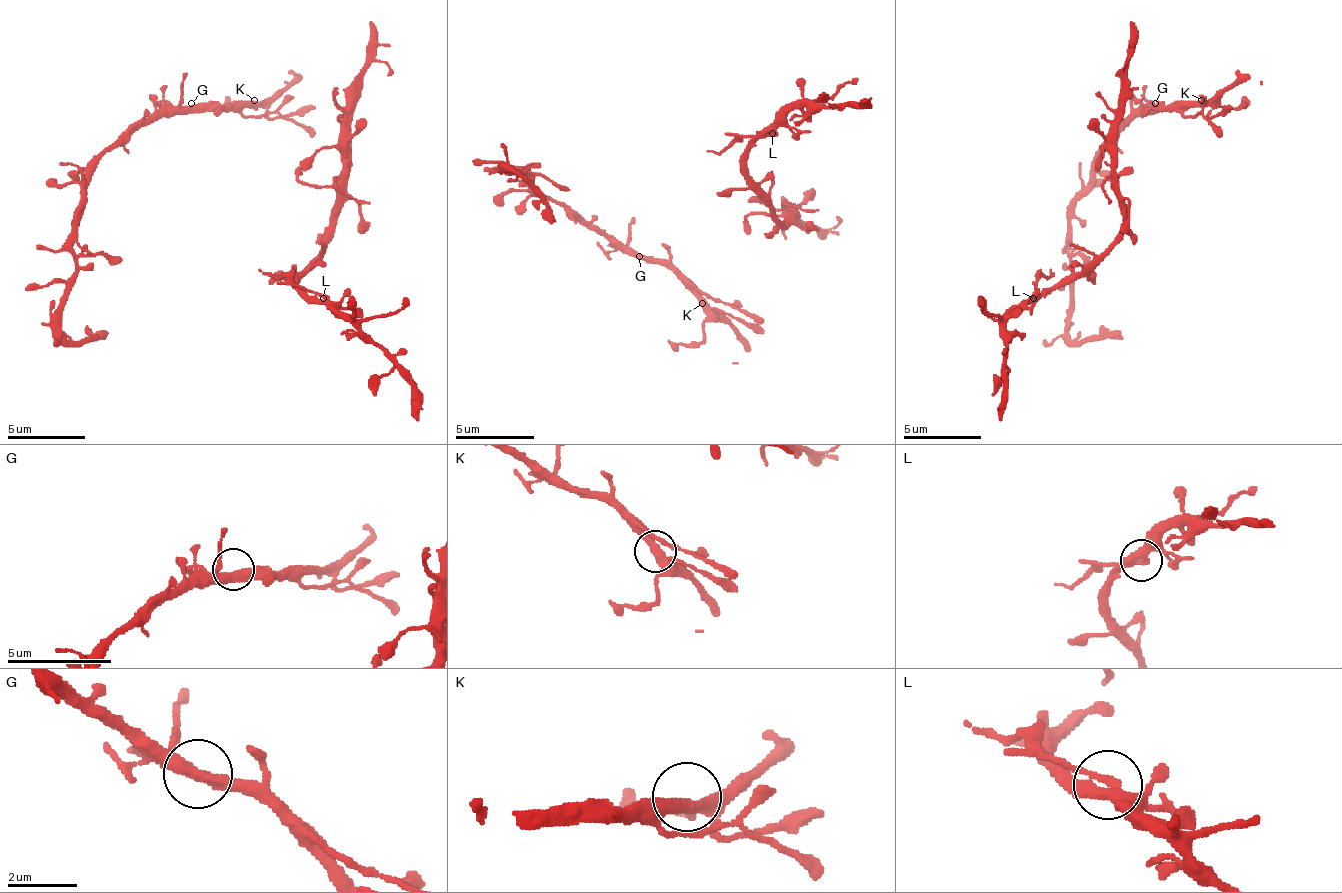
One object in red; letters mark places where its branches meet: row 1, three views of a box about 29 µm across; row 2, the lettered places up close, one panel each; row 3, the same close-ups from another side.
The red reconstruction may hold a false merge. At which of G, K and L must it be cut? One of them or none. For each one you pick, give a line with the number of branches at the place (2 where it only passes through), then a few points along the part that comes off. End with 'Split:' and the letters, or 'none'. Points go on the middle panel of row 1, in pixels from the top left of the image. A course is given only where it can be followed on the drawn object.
L: branches 2; course (772, 134), (745, 134), (733, 146), (714, 154), (706, 150)
Split: L

